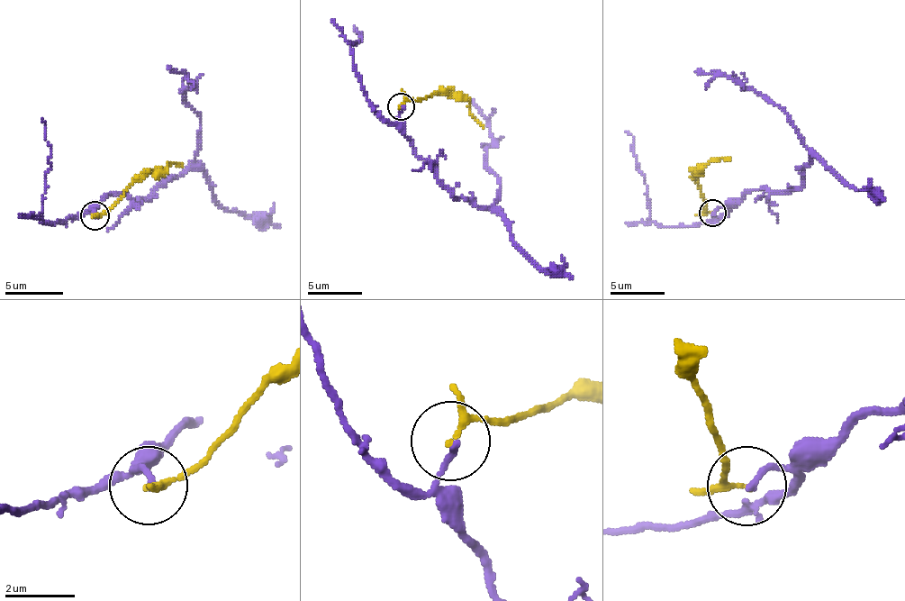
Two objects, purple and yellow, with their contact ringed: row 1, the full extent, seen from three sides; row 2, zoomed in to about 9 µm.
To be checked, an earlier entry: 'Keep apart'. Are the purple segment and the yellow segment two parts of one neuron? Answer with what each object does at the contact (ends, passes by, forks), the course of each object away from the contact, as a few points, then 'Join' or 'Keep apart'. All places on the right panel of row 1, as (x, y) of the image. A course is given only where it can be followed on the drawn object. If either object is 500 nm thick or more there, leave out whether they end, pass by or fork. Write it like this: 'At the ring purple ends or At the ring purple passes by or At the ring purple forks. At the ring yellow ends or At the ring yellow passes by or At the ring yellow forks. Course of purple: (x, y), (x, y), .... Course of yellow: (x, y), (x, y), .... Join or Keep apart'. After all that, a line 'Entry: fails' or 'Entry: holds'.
At the ring purple ends. At the ring yellow passes by. Course of purple: (712, 212), (758, 189), (796, 190), (809, 151), (795, 126), (763, 95), (695, 71). Course of yellow: (712, 212), (706, 212), (698, 173), (706, 164), (730, 160). Keep apart
Entry: holds

